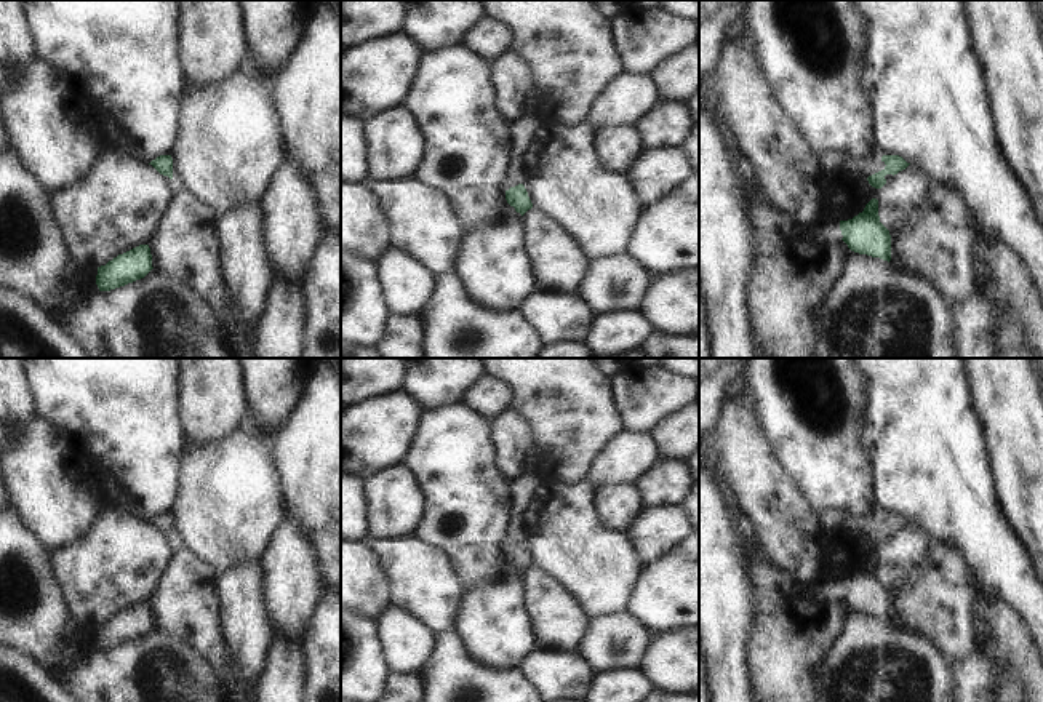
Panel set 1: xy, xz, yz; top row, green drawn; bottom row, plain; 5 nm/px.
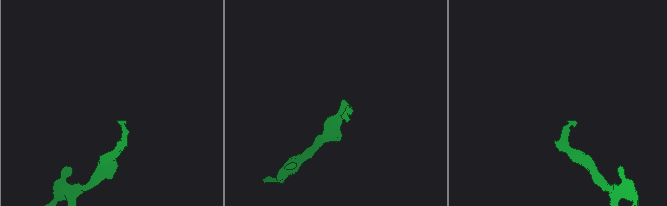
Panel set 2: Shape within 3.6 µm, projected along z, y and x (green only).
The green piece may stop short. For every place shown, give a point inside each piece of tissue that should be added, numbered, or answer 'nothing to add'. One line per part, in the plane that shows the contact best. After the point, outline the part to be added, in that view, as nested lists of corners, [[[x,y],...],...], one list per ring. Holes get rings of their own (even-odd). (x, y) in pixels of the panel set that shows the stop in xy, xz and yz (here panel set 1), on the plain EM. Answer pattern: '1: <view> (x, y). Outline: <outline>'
1: yz (824, 590). Outline: [[[817,577],[809,582],[808,587],[813,593],[814,601],[824,608],[829,608],[832,603],[838,601],[843,596],[838,579]]]

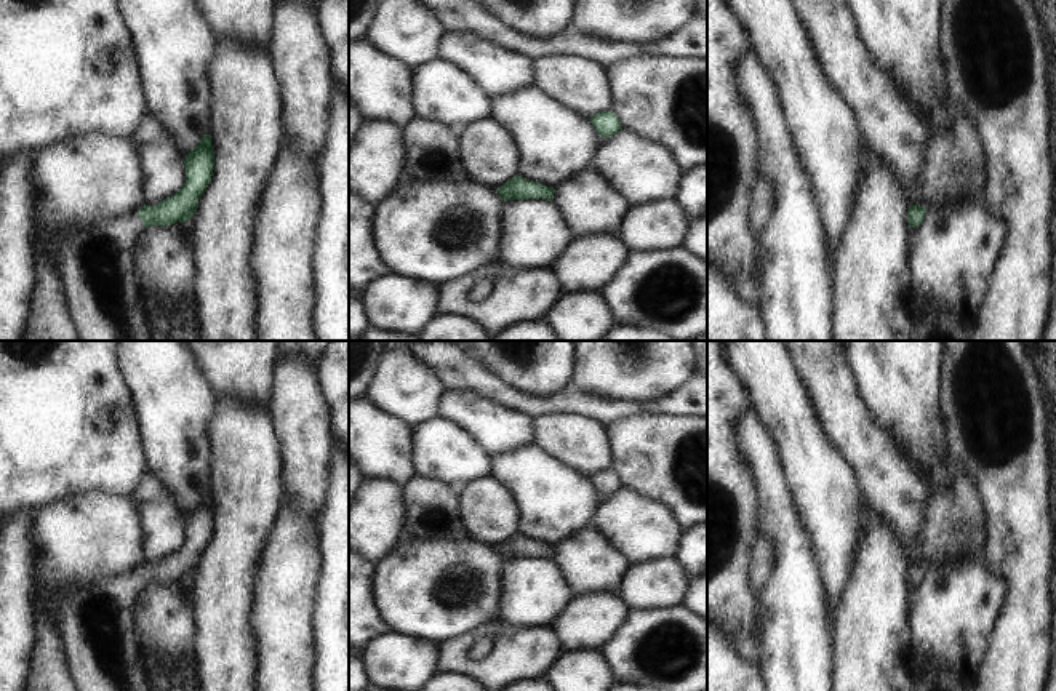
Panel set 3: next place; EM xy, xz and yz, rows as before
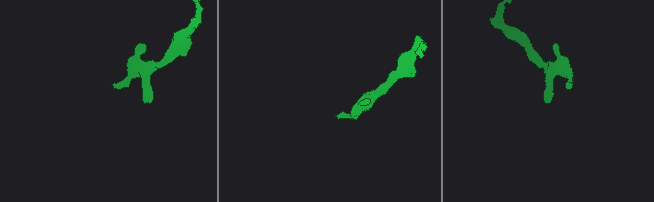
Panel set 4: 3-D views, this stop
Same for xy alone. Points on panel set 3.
1: xy (95, 623). Outline: [[[136,573],[75,581],[56,589],[54,627],[75,691],[146,691],[133,619],[133,603],[142,589]]]

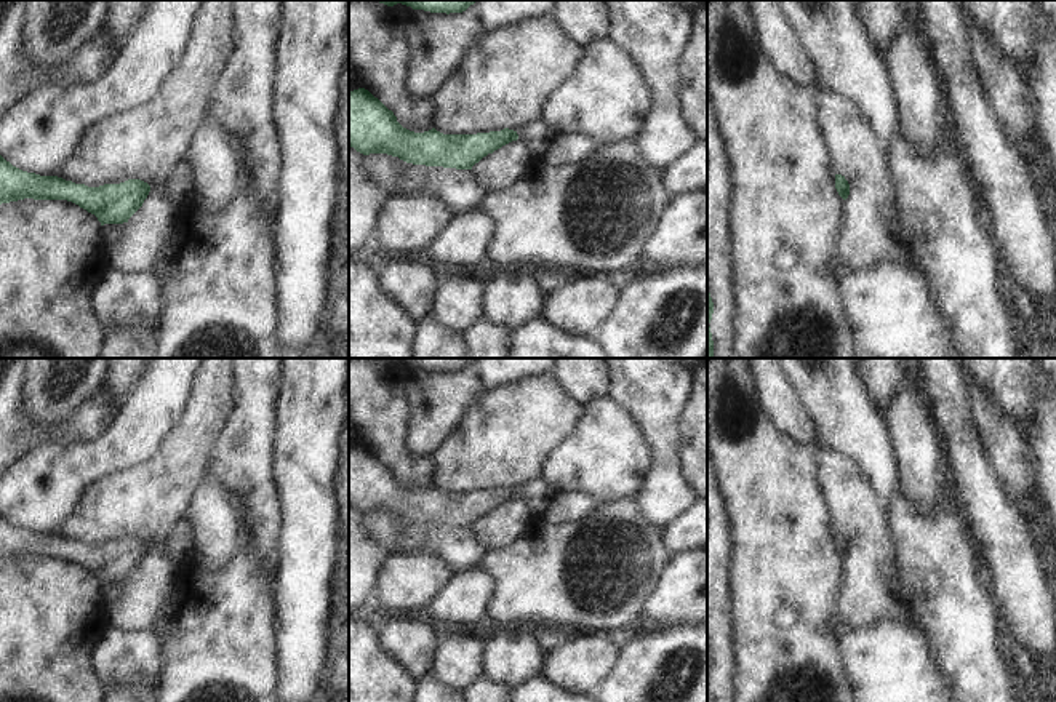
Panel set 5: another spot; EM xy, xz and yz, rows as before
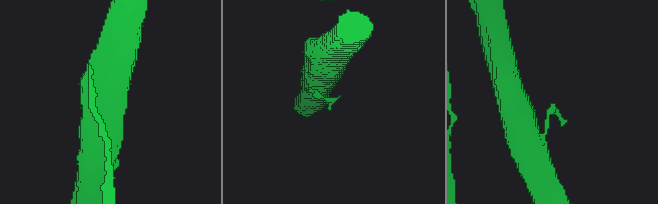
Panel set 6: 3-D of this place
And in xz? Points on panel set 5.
1: xz (540, 494). Outline: [[[544,477],[517,488],[518,499],[526,502],[536,518],[544,518],[560,494]]]

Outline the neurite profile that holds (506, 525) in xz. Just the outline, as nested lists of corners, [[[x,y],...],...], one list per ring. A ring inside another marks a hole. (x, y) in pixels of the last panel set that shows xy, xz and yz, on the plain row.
[[[517,497],[483,515],[472,525],[472,529],[482,545],[490,550],[502,550],[517,544],[536,525],[538,518],[528,504]]]

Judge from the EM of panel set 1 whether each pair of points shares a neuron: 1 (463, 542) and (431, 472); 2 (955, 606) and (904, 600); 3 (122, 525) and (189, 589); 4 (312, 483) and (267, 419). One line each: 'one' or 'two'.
1: one
2: one
3: two
4: two

